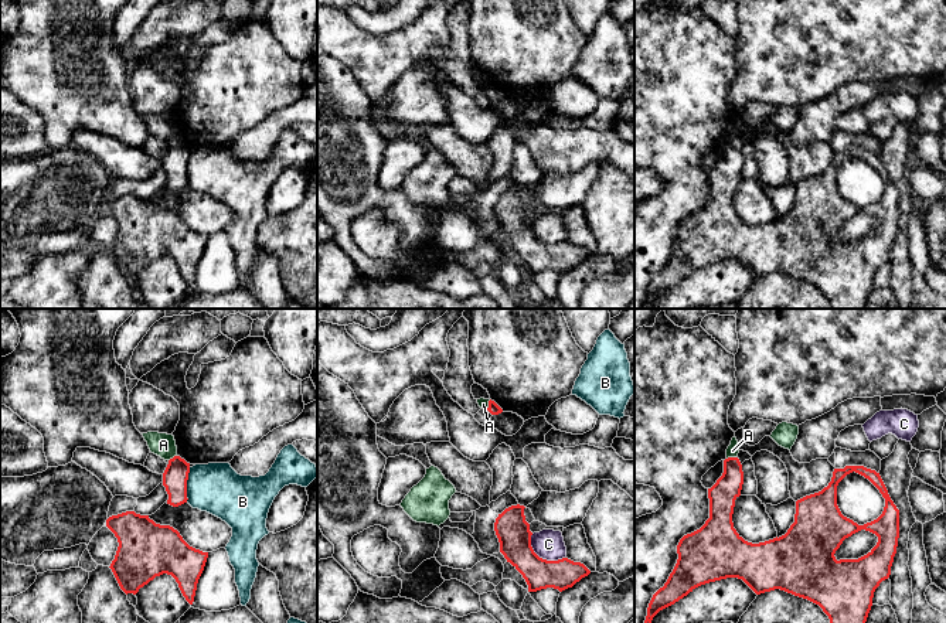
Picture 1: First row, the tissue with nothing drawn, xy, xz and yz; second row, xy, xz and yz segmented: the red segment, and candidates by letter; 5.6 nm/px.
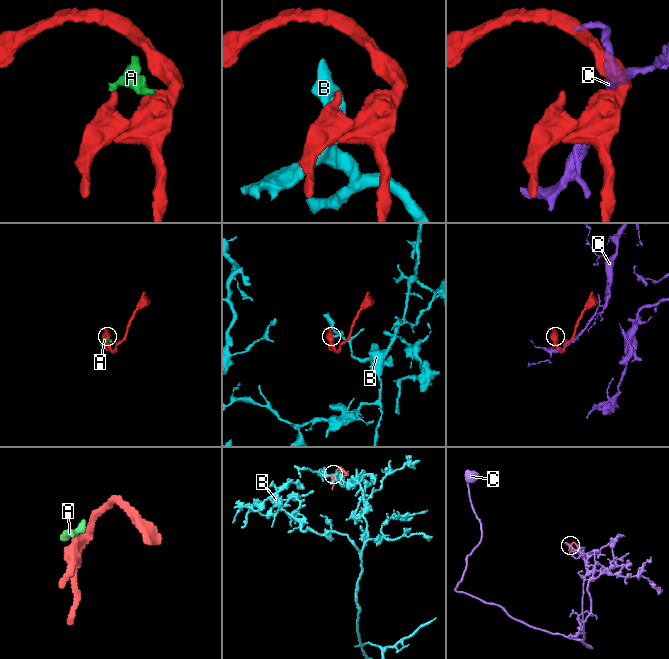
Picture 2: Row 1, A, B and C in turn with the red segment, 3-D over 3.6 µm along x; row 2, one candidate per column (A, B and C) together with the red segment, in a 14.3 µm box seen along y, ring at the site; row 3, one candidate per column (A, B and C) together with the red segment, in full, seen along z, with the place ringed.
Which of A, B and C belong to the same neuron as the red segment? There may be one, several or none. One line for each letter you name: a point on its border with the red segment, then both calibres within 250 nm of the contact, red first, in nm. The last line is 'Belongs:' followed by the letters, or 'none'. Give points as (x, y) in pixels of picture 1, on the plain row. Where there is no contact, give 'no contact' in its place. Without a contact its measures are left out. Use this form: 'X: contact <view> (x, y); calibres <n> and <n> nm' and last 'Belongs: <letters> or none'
Belongs: none

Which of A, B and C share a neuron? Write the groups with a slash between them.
A / B / C

